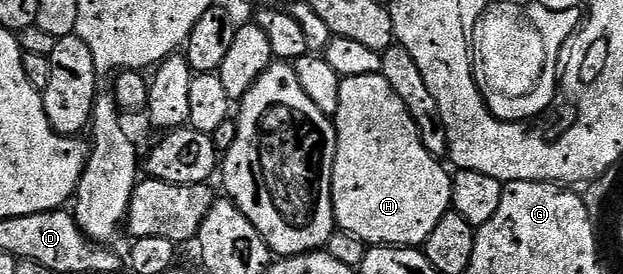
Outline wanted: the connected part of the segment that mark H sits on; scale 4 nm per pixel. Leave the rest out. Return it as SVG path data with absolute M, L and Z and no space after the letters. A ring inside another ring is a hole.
M383 75L341 78L338 89L336 125L336 160L332 174L332 212L336 227L374 247L423 248L434 233L434 225L449 214L452 206L452 175L441 160L426 149L414 125L414 117L402 105L398 93L390 89Z

